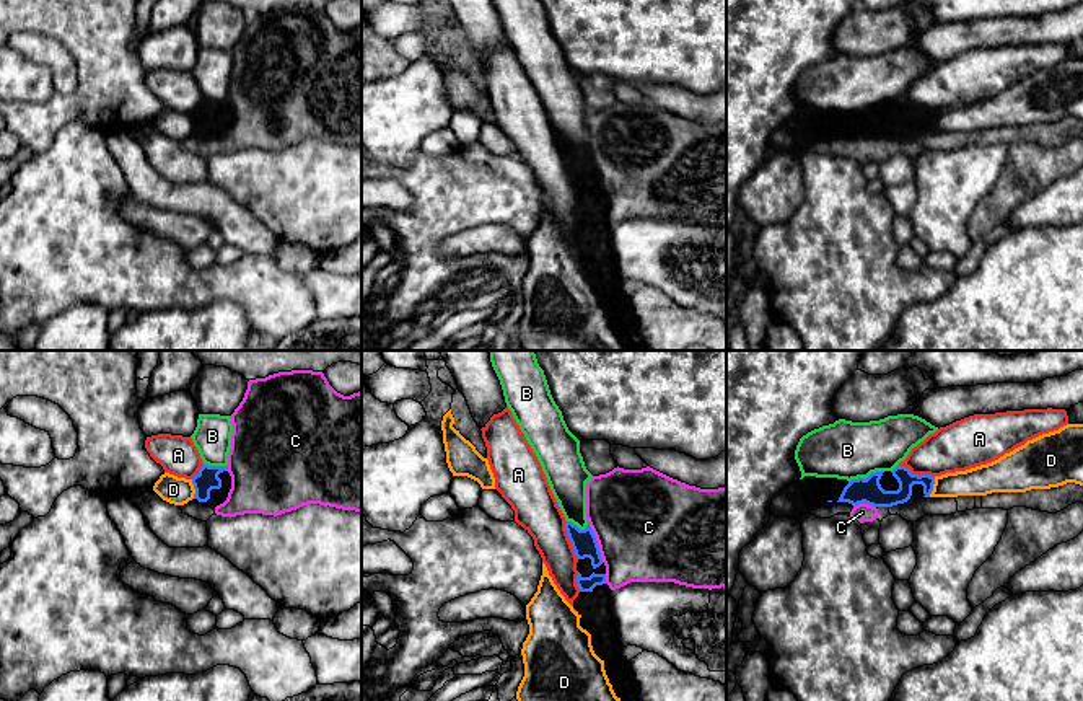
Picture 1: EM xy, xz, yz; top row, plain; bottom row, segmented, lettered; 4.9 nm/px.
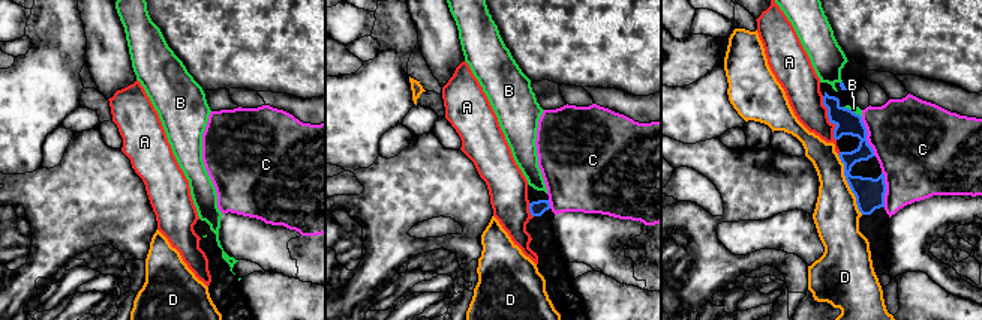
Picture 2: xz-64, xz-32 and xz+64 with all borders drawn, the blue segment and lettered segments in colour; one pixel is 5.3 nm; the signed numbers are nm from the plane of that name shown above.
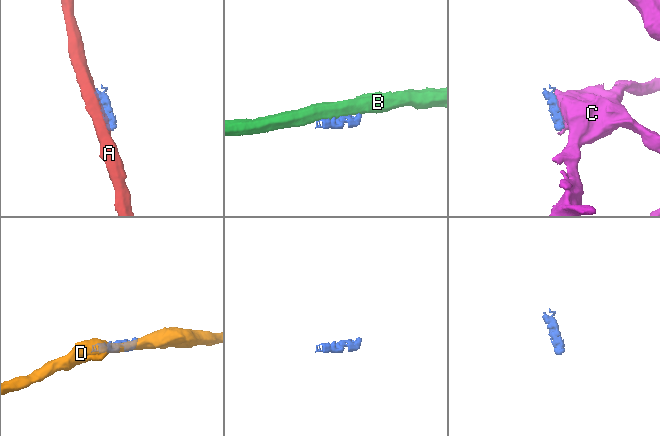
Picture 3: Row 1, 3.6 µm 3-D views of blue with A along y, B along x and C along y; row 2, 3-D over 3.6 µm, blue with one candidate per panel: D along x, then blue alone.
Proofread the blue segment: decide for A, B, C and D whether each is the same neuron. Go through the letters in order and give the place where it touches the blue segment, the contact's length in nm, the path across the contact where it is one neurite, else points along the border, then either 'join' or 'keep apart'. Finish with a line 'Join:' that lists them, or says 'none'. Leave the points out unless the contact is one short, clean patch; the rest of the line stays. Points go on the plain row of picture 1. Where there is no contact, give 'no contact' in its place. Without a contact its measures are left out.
A: xz (569, 173) | 220 nm | keep apart
B: yz (867, 113) | 190 nm | keep apart
C: xz (596, 176) | 220 nm | keep apart
D: yz (932, 121) | 110 nm | keep apart
Join: none

